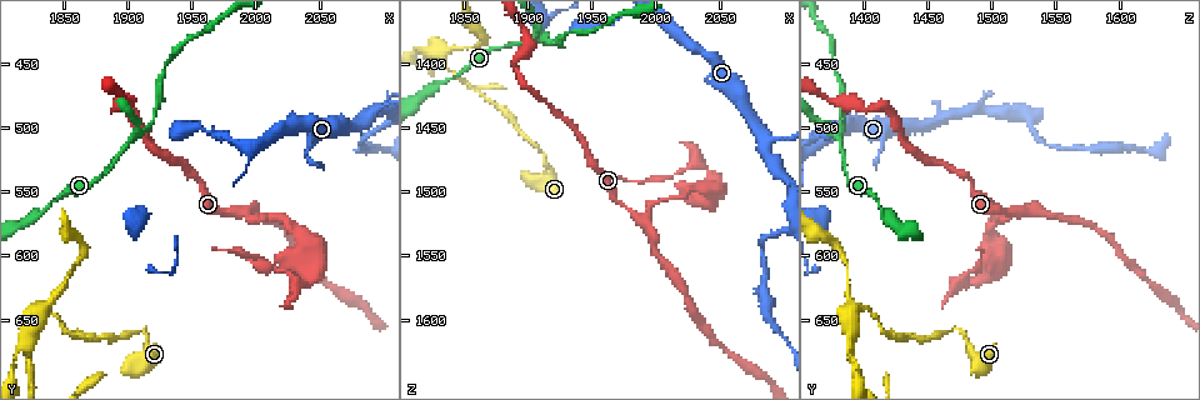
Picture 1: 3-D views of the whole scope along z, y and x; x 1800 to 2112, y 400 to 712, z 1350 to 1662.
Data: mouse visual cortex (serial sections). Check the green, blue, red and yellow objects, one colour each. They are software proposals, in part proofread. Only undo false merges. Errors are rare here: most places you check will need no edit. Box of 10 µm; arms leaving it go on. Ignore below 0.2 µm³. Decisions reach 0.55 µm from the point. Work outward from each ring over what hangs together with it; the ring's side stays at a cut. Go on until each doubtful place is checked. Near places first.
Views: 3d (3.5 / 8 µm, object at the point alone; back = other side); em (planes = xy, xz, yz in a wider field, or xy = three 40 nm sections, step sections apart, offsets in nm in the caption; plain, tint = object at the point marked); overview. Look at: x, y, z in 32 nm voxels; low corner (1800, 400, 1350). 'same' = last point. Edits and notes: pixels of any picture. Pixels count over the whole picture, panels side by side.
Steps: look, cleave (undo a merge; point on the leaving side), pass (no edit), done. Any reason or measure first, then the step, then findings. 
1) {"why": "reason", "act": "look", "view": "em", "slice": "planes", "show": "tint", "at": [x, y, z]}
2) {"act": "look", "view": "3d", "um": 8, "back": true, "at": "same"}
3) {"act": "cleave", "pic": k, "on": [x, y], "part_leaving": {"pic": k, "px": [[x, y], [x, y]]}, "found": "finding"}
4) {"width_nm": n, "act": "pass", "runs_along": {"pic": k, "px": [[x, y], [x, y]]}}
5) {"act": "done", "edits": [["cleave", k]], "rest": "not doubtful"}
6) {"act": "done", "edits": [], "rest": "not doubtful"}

{"why": "arms part here", "act": "look", "view": "3d", "um": 3.5, "back": true, "at": [1900, 512, 1384]}

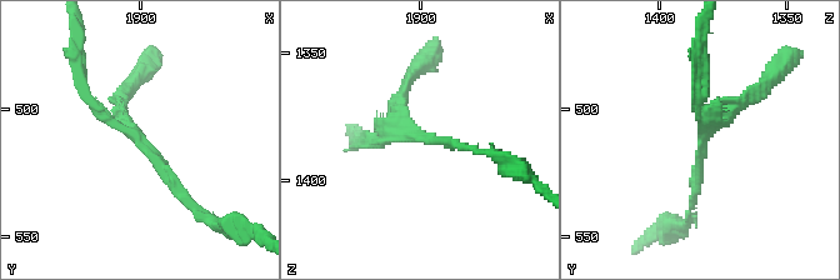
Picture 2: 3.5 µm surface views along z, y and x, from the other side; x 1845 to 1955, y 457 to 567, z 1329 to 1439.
{"act": "pass", "runs_along": {"pic": 2, "px": [[190, 204], [86, 96], [83, 78]]}, "found": "one cell here"}

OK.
{"why": "sharp bend", "act": "look", "view": "3d", "um": 3.5, "at": [1836, 640, 1396]}

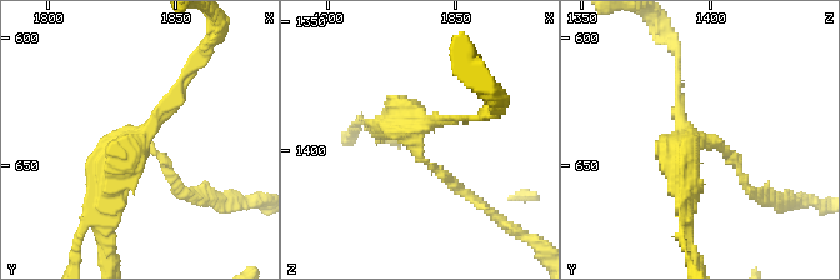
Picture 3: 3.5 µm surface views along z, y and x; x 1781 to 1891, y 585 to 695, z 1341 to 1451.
{"act": "look", "view": "em", "slice": "xy", "step": 2, "show": "tint", "at": [1833, 639, 1398]}

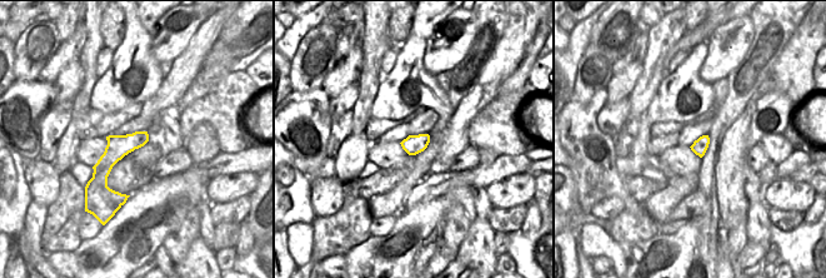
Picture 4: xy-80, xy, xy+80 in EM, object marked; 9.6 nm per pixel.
{"width_nm": 190, "act": "pass", "runs_along": {"pic": 3, "px": [[456, 186], [418, 155], [399, 119], [383, 125]]}, "found": "all the same cell"}

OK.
{"why": "side arm on a straight run", "act": "look", "view": "3d", "um": 8, "at": [1822, 670, 1390]}

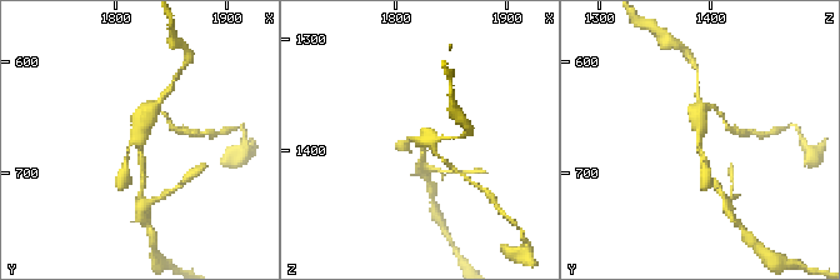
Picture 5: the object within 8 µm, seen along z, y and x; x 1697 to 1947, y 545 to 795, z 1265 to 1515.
{"act": "look", "view": "3d", "um": 3.5, "at": "same"}

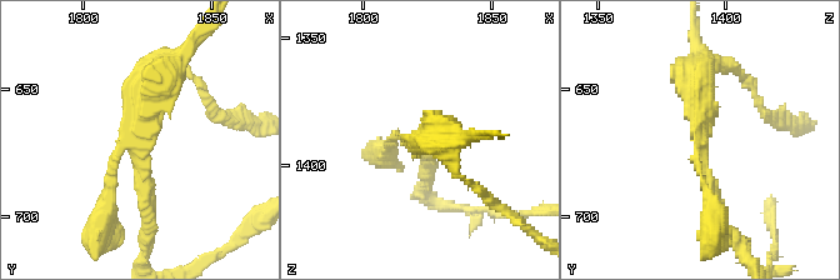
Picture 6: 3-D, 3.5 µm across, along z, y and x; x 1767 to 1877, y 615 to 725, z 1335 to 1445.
{"arm_widths_nm": [100, 150, 400], "act": "pass", "runs_along": {"pic": 6, "px": [[158, 65], [104, 206]]}, "found": "one cell here"}

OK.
{"why": "abrupt turn", "act": "look", "view": "em", "slice": "xy", "step": 5, "show": "tint", "at": [1990, 564, 1522]}

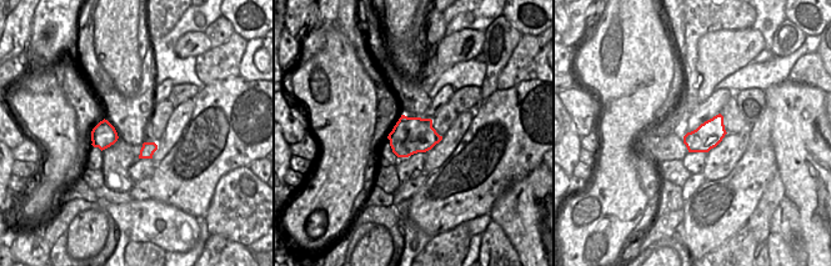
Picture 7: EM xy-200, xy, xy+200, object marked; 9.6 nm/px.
{"act": "look", "view": "3d", "um": 3.5, "at": "same"}

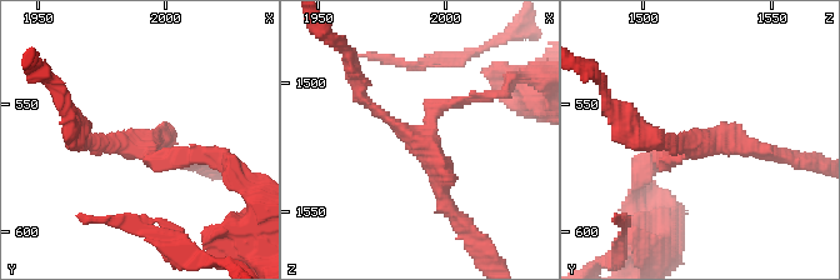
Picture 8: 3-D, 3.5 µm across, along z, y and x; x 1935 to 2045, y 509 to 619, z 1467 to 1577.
{"width_nm": 360, "act": "pass", "runs_along": {"pic": 8, "px": [[354, 81], [415, 139], [434, 110], [473, 98]]}, "found": "continuous, no second cell"}

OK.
{"act": "done", "edits": [], "rest": "not doubtful"}

